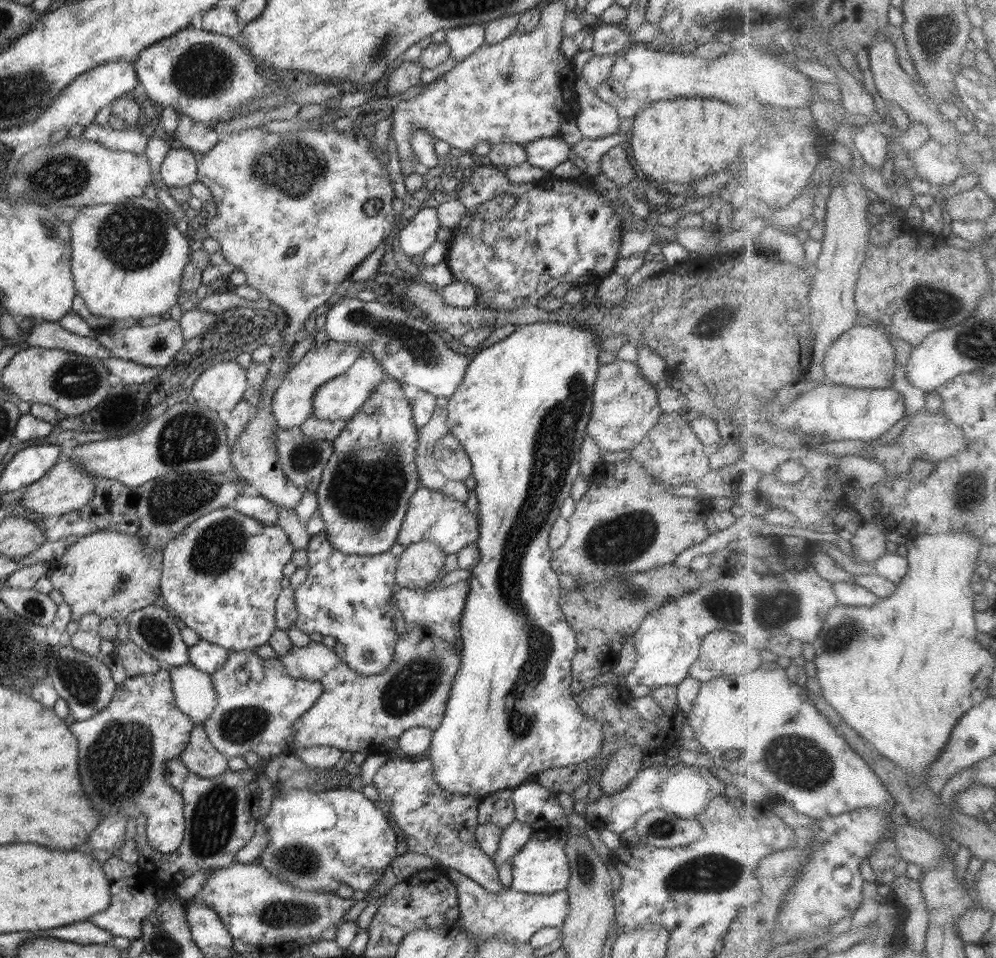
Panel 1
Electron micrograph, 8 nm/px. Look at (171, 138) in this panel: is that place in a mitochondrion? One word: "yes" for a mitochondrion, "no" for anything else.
no

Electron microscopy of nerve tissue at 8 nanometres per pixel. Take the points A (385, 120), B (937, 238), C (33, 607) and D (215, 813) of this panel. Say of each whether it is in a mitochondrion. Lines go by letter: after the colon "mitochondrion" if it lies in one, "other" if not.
A: other
B: other
C: mitochondrion
D: mitochondrion

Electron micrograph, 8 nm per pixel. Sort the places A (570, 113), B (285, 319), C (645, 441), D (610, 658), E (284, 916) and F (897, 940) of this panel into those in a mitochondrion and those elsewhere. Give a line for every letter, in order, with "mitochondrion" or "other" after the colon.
A: other
B: other
C: other
D: other
E: mitochondrion
F: other

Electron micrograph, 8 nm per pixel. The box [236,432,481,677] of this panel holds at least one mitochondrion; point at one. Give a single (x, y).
(368, 493)

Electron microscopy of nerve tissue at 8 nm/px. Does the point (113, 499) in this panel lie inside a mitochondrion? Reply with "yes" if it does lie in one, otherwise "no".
no

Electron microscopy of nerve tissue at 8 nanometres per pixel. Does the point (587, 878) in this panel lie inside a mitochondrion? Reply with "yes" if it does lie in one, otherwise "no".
yes

